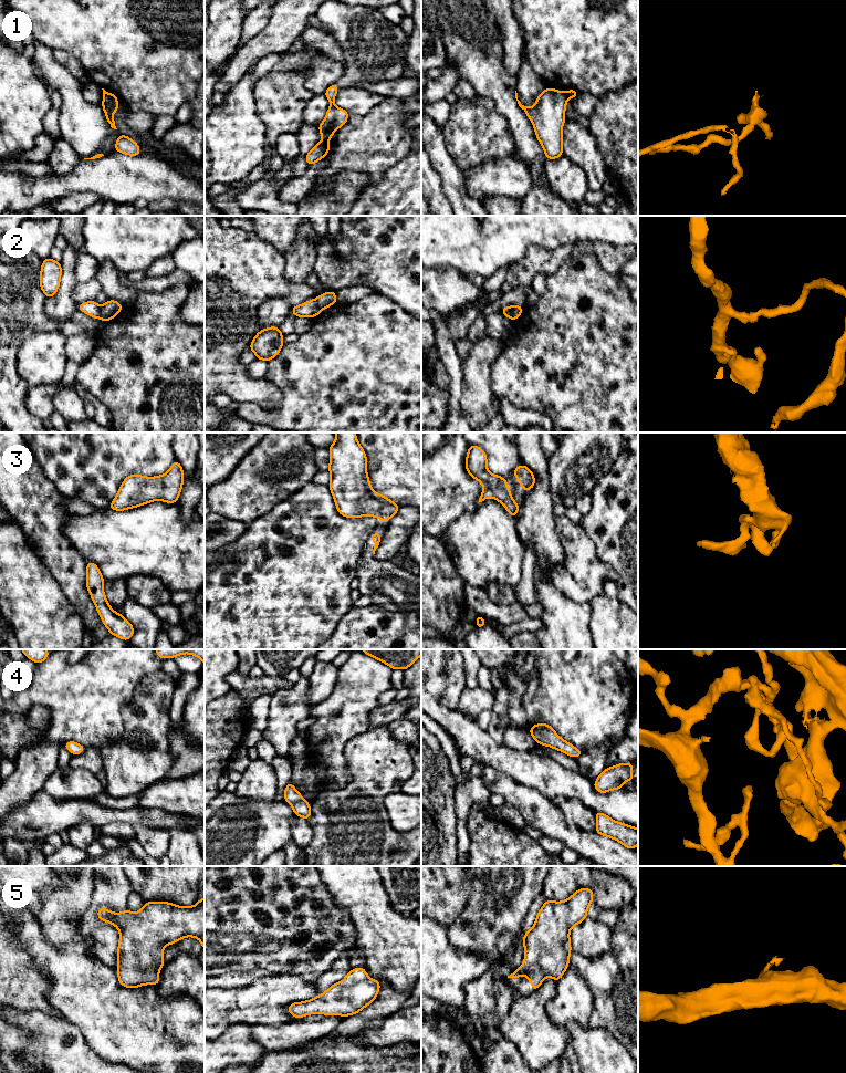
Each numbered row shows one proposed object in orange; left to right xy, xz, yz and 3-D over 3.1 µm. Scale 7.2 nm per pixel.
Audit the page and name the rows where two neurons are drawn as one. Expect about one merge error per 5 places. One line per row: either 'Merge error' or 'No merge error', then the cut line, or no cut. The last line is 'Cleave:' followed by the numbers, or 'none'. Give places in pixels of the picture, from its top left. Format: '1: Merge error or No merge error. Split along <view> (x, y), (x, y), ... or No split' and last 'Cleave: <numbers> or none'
1: Merge error. Split along yz (563, 92), (567, 99)
2: Merge error. Split along xy (101, 306), (98, 316)
3: No merge error. No split
4: No merge error. No split
5: No merge error. No split
Cleave: 1, 2

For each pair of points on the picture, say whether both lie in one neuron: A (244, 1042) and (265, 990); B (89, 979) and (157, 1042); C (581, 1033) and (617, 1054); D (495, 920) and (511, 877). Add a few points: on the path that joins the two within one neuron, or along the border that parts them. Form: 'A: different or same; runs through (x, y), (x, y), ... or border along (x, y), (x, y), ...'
A: different; border along (250, 1024), (232, 1023), (225, 1032)
B: same; runs through (105, 996), (140, 1029)
C: same; runs through (589, 1042), (602, 1054), (608, 1054)
D: same; runs through (498, 909), (502, 888)

